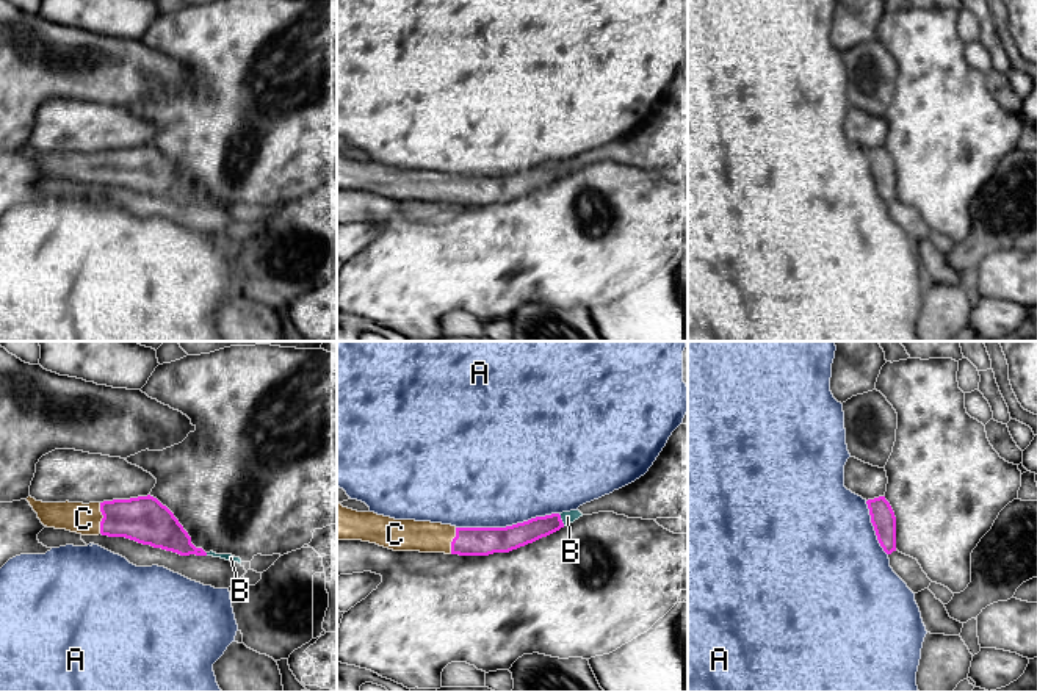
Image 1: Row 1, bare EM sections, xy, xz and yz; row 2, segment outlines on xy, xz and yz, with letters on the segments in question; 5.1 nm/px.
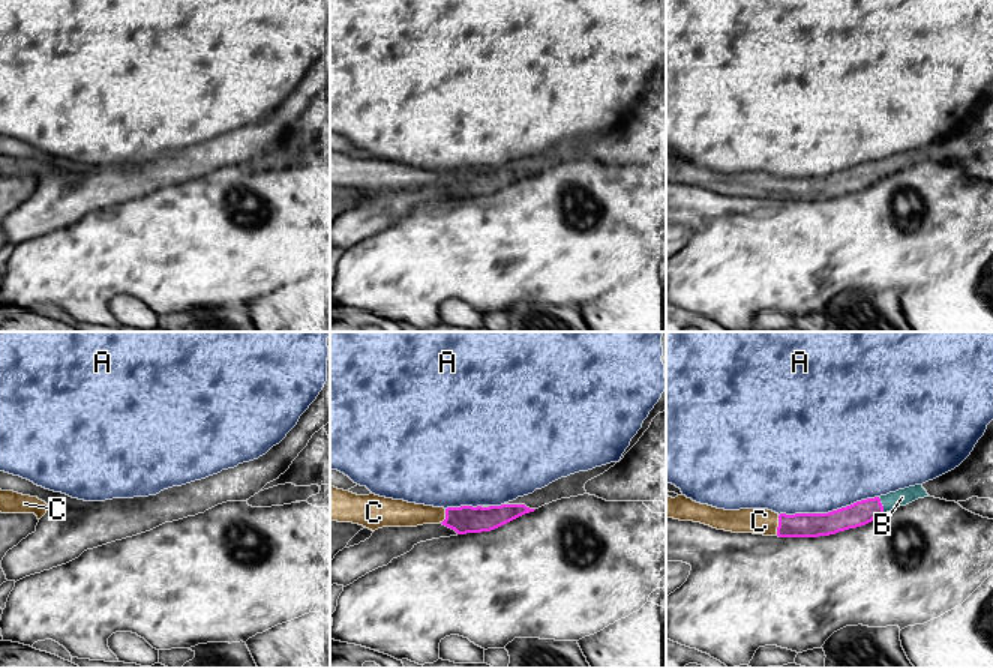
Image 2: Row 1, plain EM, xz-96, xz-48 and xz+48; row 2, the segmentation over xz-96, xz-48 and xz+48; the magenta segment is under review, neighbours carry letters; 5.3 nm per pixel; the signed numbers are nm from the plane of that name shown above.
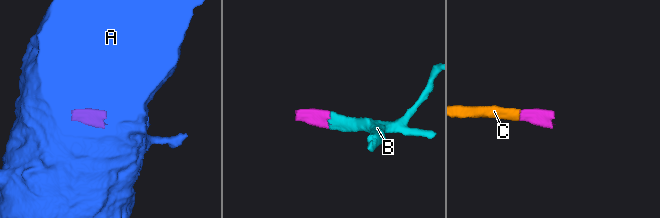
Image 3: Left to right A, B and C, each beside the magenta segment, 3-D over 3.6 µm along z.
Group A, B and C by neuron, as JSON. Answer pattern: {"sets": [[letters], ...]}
{"sets": [["A"], ["B", "C"]]}

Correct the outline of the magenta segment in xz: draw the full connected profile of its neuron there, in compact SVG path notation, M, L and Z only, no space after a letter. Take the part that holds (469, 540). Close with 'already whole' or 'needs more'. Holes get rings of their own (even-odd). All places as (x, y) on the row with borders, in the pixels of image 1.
M337 503L337 540L362 540L376 543L393 551L445 553L459 556L489 556L493 553L509 553L583 517L580 510L536 517L523 523L506 528L456 528L451 524L395 520L374 512L357 512Z; needs more

